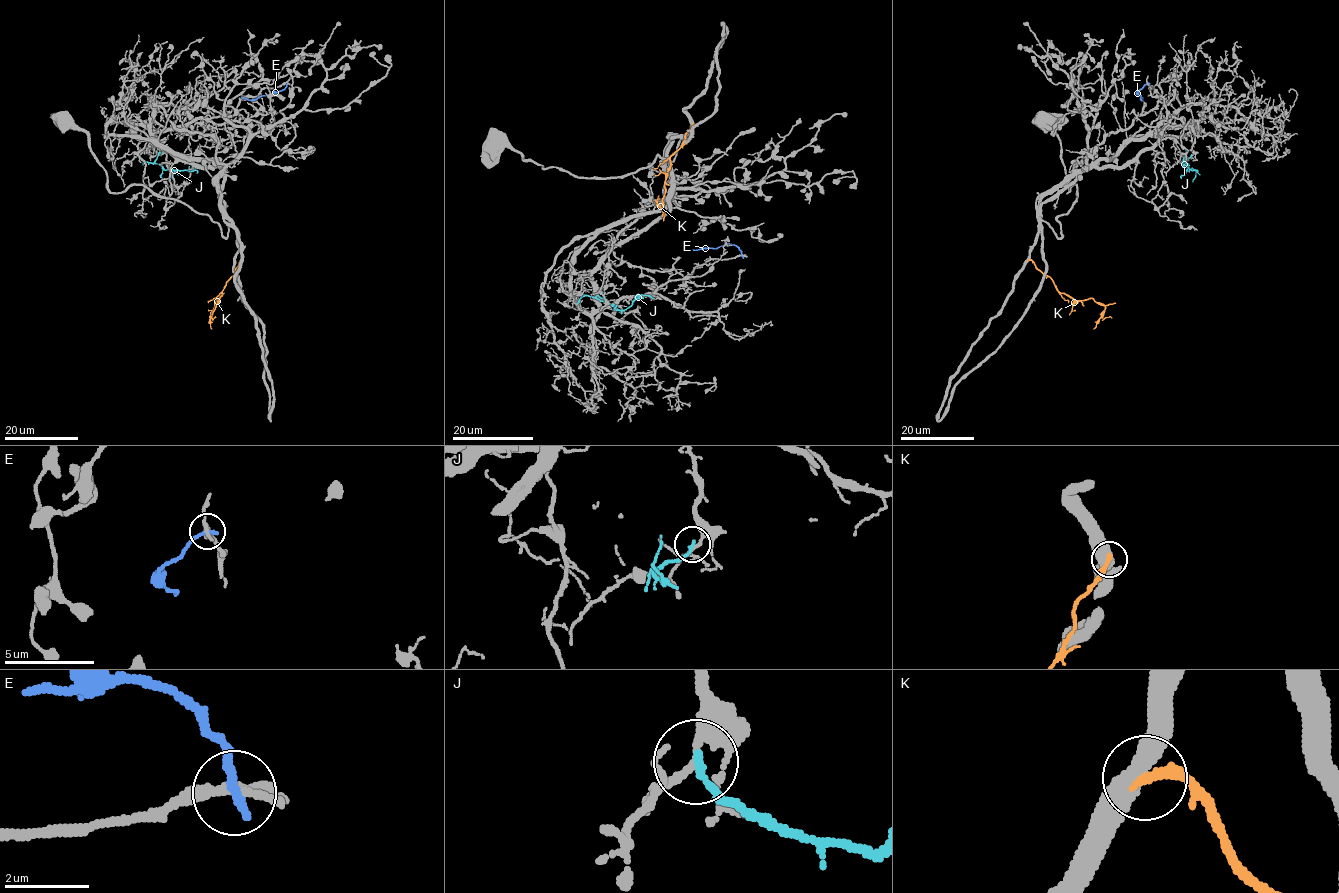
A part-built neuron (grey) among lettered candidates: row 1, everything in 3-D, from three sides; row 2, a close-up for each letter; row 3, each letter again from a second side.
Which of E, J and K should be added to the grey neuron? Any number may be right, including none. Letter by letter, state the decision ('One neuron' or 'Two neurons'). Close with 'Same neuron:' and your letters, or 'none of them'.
E: Two neurons
J: Two neurons
K: Two neurons
Same neuron: none of them

